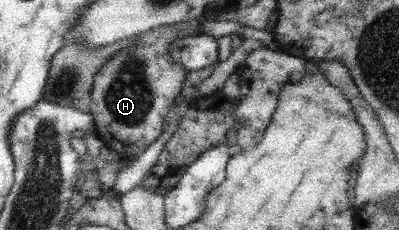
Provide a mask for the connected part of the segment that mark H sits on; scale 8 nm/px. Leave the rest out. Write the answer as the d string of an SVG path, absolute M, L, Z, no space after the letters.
M192 19L188 22L166 25L155 28L153 31L146 31L135 47L115 54L97 74L90 96L90 110L95 116L95 132L99 134L100 140L103 140L110 150L114 150L127 166L130 166L131 162L134 162L142 152L146 152L146 148L152 142L156 142L164 132L165 118L169 115L177 98L181 96L188 71L171 55L171 42L183 36L200 34L199 23Z

